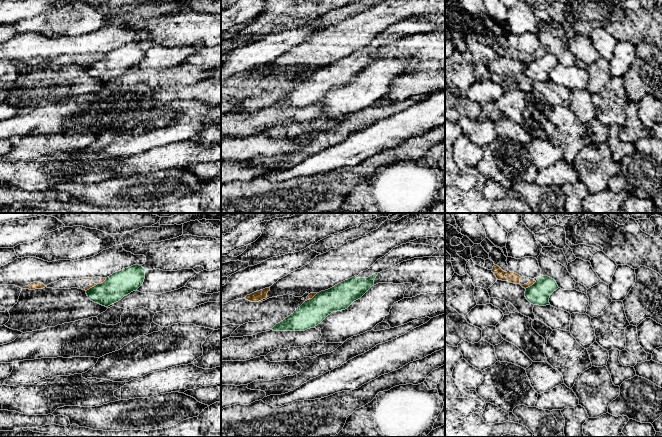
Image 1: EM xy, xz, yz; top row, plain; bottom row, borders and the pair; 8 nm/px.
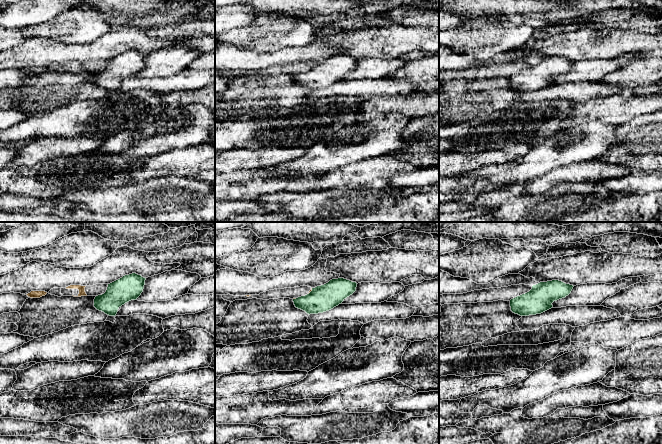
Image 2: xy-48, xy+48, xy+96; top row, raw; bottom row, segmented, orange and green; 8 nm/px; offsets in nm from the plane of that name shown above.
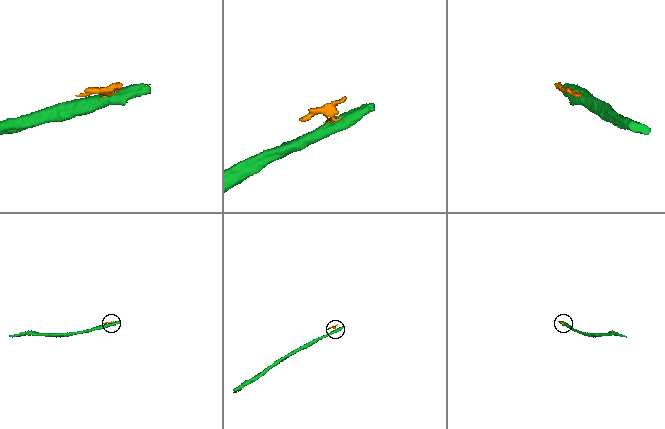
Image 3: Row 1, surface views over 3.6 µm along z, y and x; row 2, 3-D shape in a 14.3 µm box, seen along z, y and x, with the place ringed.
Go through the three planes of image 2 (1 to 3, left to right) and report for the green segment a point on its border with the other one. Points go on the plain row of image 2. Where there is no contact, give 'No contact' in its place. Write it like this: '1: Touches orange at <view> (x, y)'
1: No contact
2: Touches orange at xy+48 (311, 66)
3: No contact

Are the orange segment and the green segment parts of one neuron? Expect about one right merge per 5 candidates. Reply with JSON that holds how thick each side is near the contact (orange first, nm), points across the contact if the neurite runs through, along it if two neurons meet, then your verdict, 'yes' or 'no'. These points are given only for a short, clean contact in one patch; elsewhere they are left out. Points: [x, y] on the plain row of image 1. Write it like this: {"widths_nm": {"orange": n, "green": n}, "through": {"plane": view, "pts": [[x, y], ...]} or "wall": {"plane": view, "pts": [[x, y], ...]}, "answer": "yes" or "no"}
{"widths_nm": {"orange": 90, "green": 180}, "wall": {"plane": "yz", "pts": [[536, 57], [525, 64]]}, "answer": "no"}

